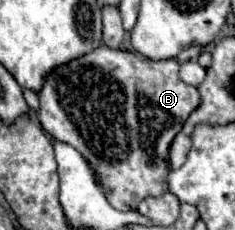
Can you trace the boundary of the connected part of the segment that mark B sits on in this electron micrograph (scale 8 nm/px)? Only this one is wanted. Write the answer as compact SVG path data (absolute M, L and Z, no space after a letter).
M100 46L98 50L92 50L90 54L78 58L78 60L72 60L70 64L66 66L60 66L56 68L50 78L44 82L42 90L40 90L40 114L38 114L38 120L42 124L42 128L58 142L64 142L64 144L70 144L74 146L84 158L86 162L90 162L90 168L94 170L94 174L98 174L98 182L102 182L102 188L106 190L106 200L110 202L110 206L114 206L116 210L138 210L138 202L142 202L144 198L158 198L162 194L168 192L168 186L166 186L166 174L170 174L170 162L166 158L166 154L170 152L170 142L176 138L176 134L182 130L182 126L186 124L186 118L200 106L202 98L198 94L198 90L194 86L188 86L180 80L178 76L178 70L180 70L180 64L176 60L160 60L160 62L154 62L154 60L148 60L144 58L142 54L138 52L126 52L126 50L112 50L108 46Z

